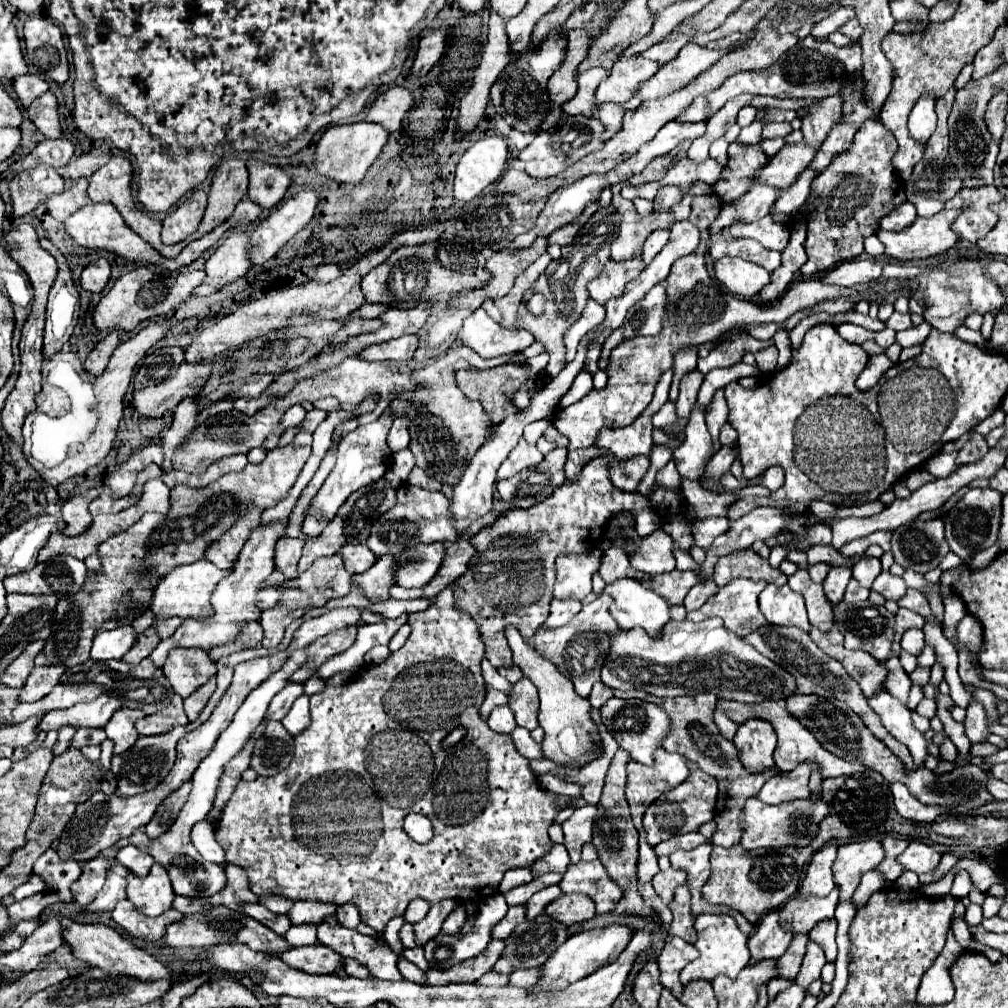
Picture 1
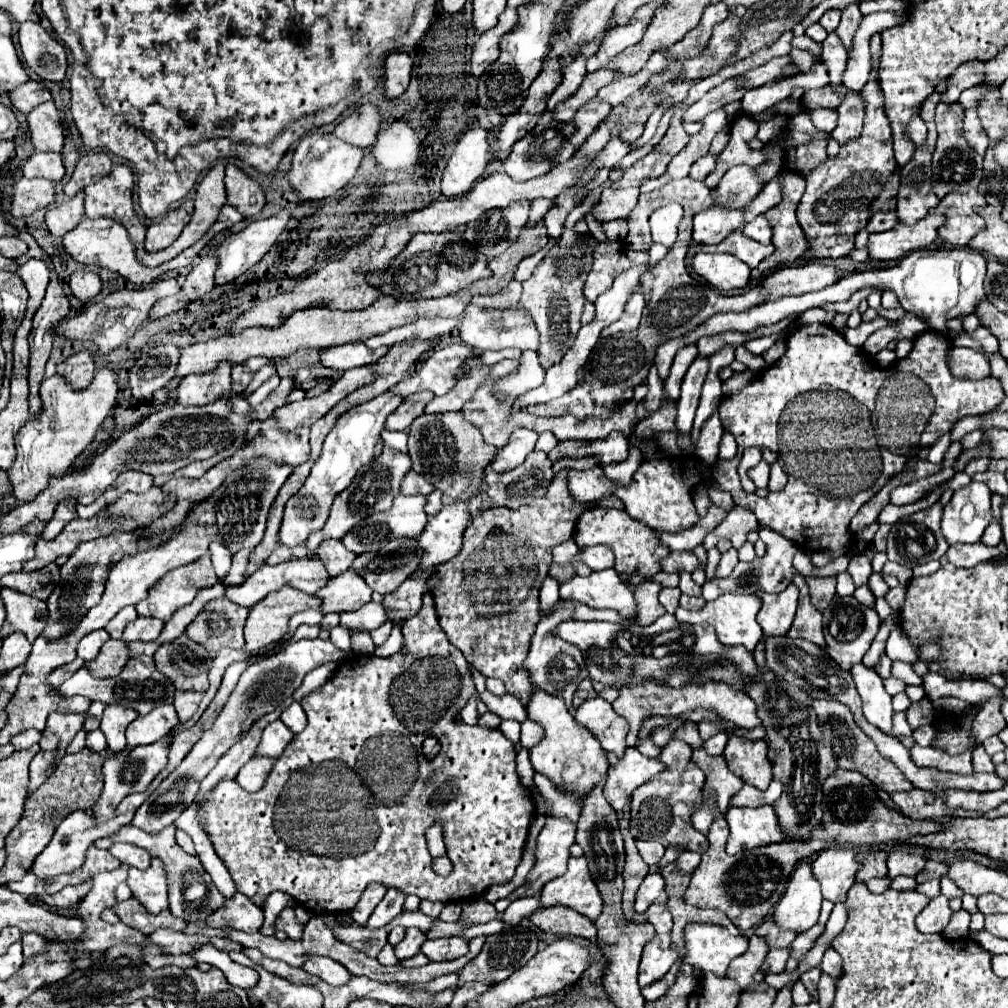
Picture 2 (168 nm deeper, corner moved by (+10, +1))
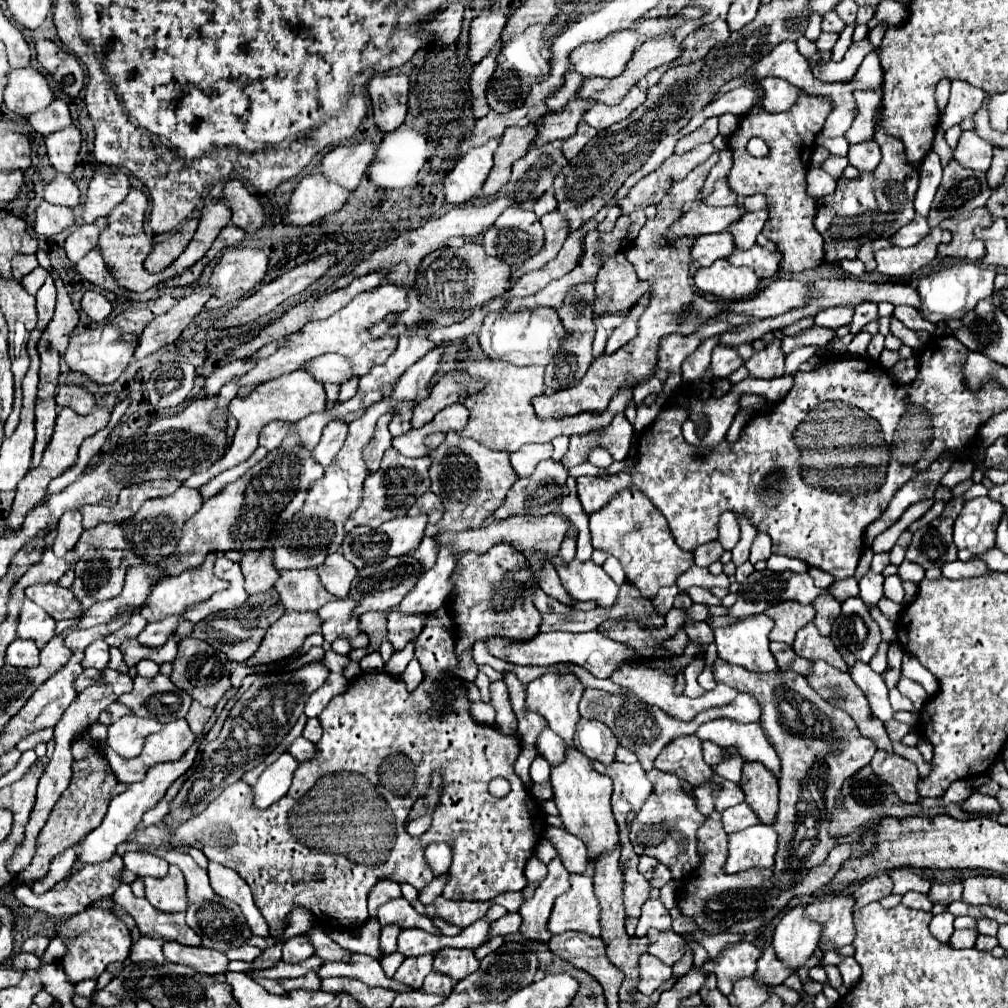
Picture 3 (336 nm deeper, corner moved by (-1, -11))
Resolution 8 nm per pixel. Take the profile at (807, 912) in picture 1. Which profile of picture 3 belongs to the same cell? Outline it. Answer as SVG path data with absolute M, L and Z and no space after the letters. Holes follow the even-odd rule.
M769 946L769 948L765 948L763 956L759 958L755 974L757 974L757 978L765 978L767 986L775 986L775 984L783 984L783 980L793 974L793 968L787 966L783 960L779 960L775 956L773 946Z

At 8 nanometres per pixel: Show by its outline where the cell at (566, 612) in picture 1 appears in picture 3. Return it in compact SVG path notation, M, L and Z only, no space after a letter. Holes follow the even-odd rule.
M569 538L569 540L563 540L561 544L561 550L559 550L559 556L565 564L569 564L573 558L575 558L575 540Z

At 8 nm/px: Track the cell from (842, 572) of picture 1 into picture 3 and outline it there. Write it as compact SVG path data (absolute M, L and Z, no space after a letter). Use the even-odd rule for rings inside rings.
M821 594L813 602L813 606L815 606L815 612L817 612L815 614L815 624L817 624L819 632L825 634L825 636L829 636L831 624L833 624L833 620L837 618L837 614L841 610L841 602L837 602L831 594Z

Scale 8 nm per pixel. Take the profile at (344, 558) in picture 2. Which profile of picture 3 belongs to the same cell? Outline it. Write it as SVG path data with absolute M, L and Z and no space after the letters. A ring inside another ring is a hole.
M341 552L329 554L329 558L317 568L317 574L323 586L337 598L345 598L349 594L351 582L357 576L357 568L343 558Z

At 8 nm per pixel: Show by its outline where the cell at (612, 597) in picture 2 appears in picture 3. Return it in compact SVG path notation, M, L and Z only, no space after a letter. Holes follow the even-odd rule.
M553 558L553 564L559 572L559 578L565 590L575 600L593 600L599 608L611 608L617 602L619 586L605 574L601 566L589 562L573 560L571 564L563 564L561 558Z

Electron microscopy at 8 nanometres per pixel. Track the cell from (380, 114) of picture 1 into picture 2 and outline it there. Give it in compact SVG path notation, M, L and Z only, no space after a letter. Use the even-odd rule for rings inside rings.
M364 104L356 108L344 122L340 122L332 134L352 146L368 148L376 140L376 134L380 130L380 118L382 116L374 104Z

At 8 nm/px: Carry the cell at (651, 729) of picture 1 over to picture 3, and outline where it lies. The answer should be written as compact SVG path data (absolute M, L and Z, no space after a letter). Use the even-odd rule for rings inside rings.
M581 718L575 732L575 748L591 760L613 764L619 740L603 722Z

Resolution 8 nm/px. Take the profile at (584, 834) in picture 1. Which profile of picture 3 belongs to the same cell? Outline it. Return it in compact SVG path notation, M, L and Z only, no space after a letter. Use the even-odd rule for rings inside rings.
M559 856L553 858L547 864L547 868L549 868L547 878L535 888L533 896L527 898L519 908L519 914L523 918L519 932L529 940L541 940L541 942L547 942L551 938L551 932L547 930L551 908L555 898L569 890L569 876L571 876L565 870Z

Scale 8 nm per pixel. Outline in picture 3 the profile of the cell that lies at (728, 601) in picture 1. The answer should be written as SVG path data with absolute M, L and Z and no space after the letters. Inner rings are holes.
M751 614L737 618L735 624L725 628L715 628L715 644L719 658L737 666L743 666L751 672L777 672L777 664L773 654L769 652L769 632L773 628L773 620L765 614Z

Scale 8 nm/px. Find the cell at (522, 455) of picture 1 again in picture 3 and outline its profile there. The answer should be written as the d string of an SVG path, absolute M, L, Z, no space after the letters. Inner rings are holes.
M525 444L521 450L511 454L511 466L519 478L529 476L541 460L551 458L553 446L551 444Z

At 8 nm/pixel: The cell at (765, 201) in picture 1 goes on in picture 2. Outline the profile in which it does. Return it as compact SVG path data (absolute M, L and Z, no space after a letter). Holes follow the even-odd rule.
M712 206L694 216L692 240L696 244L718 244L728 234L738 230L742 220L744 220L742 210L726 210L720 206Z

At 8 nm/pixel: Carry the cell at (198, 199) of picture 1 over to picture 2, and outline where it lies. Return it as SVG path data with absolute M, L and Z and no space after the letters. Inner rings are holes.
M186 200L180 208L168 212L162 220L150 224L146 232L146 244L144 244L146 252L158 252L170 246L180 236L182 228L190 222L192 210L194 210L192 200Z

